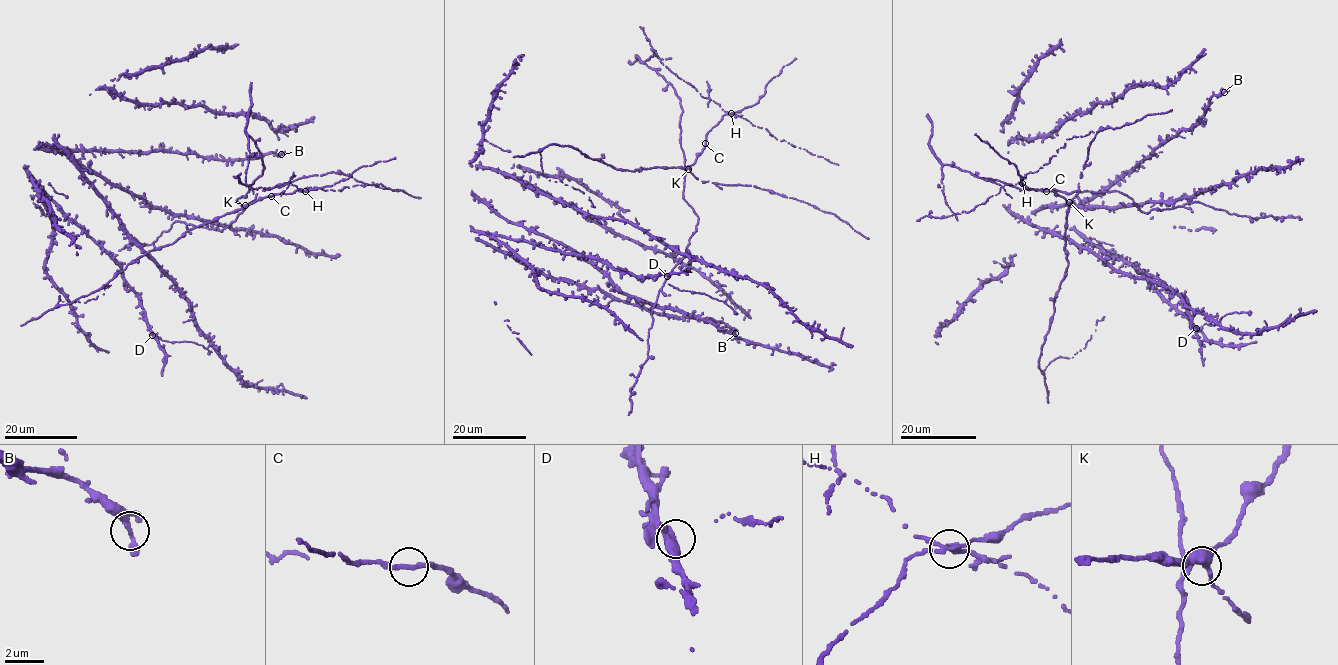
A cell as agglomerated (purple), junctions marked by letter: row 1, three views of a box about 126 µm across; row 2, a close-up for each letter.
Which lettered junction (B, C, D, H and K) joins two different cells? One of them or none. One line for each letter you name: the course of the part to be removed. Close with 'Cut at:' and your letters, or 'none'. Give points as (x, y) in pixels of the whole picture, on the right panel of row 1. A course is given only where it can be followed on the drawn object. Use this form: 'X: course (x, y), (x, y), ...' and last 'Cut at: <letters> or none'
H: course (1022, 182), (954, 213), (942, 166), (1020, 189), (1117, 191), (1145, 212), (1199, 202), (1255, 219), (1302, 219)
Cut at: H

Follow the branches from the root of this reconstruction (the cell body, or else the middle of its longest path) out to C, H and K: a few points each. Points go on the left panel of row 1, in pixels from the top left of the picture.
C: (154, 206), (187, 224), (225, 228), (265, 167), (247, 135), (246, 186), (303, 191), (271, 196)
H: (154, 206), (187, 224), (225, 228), (265, 167), (247, 135), (246, 186), (305, 191)
K: (154, 206), (187, 224), (225, 228), (265, 167), (247, 135), (246, 186), (303, 191), (245, 205)

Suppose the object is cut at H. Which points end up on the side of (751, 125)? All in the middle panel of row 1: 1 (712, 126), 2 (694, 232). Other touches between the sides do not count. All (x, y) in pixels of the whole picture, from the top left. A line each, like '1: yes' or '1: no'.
1: no
2: yes

